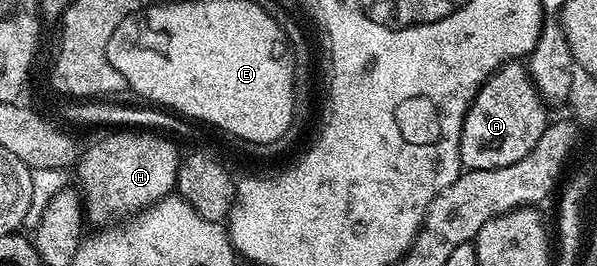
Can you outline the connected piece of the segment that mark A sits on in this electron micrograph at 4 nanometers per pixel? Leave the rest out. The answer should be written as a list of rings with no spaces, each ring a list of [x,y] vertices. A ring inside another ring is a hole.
[[[521,60],[508,61],[497,73],[488,78],[482,84],[470,109],[466,112],[466,118],[462,124],[462,155],[465,158],[464,165],[467,170],[502,168],[506,164],[516,163],[521,160],[528,151],[535,147],[540,135],[548,124],[547,106],[541,97],[538,96],[538,89],[530,77],[529,68]]]

